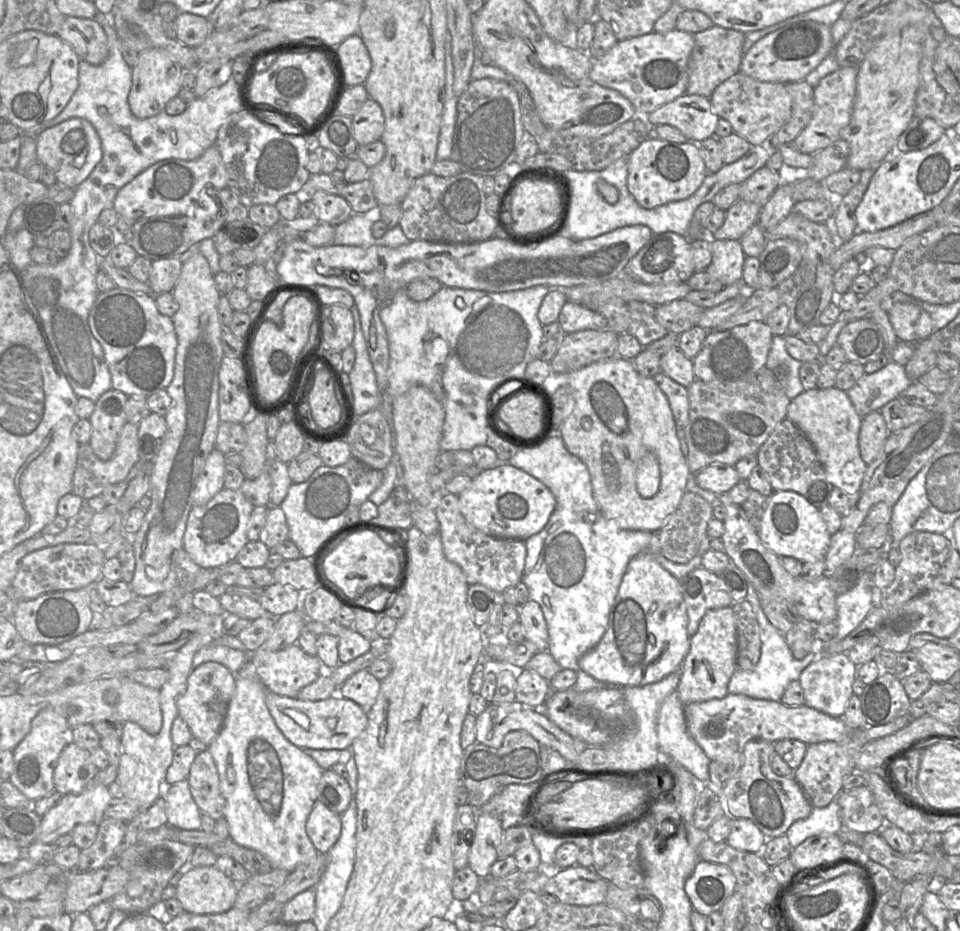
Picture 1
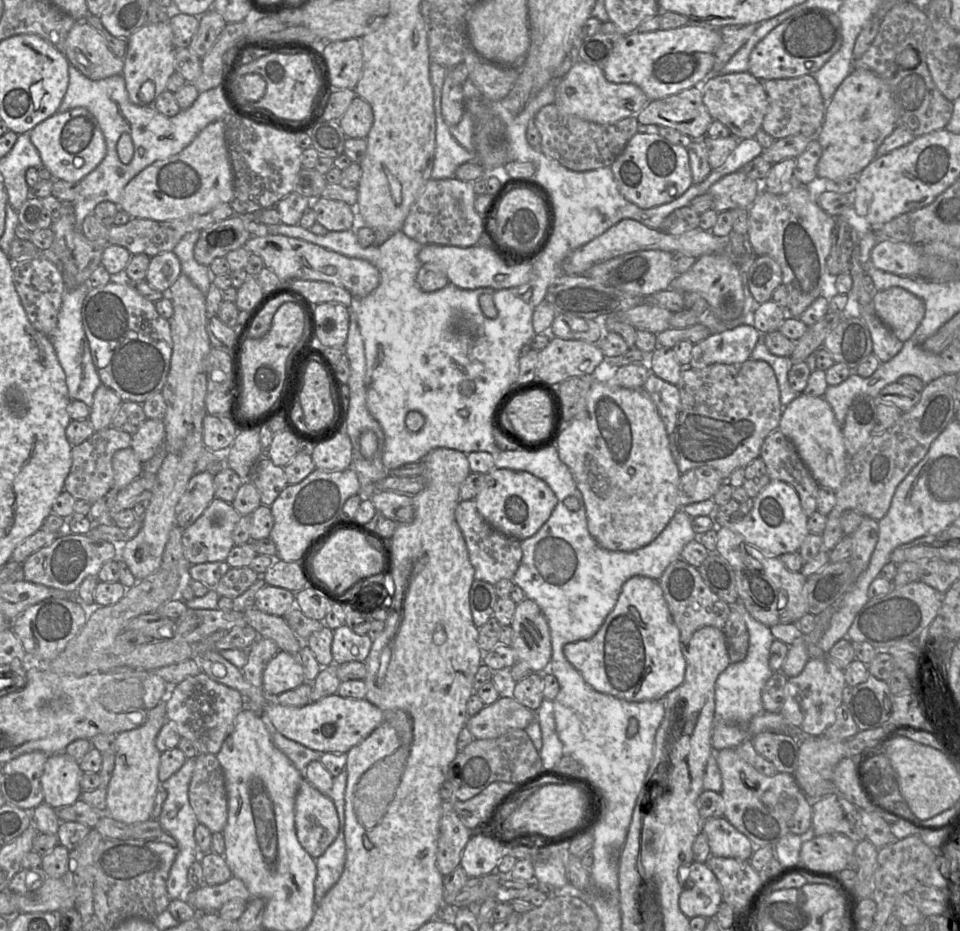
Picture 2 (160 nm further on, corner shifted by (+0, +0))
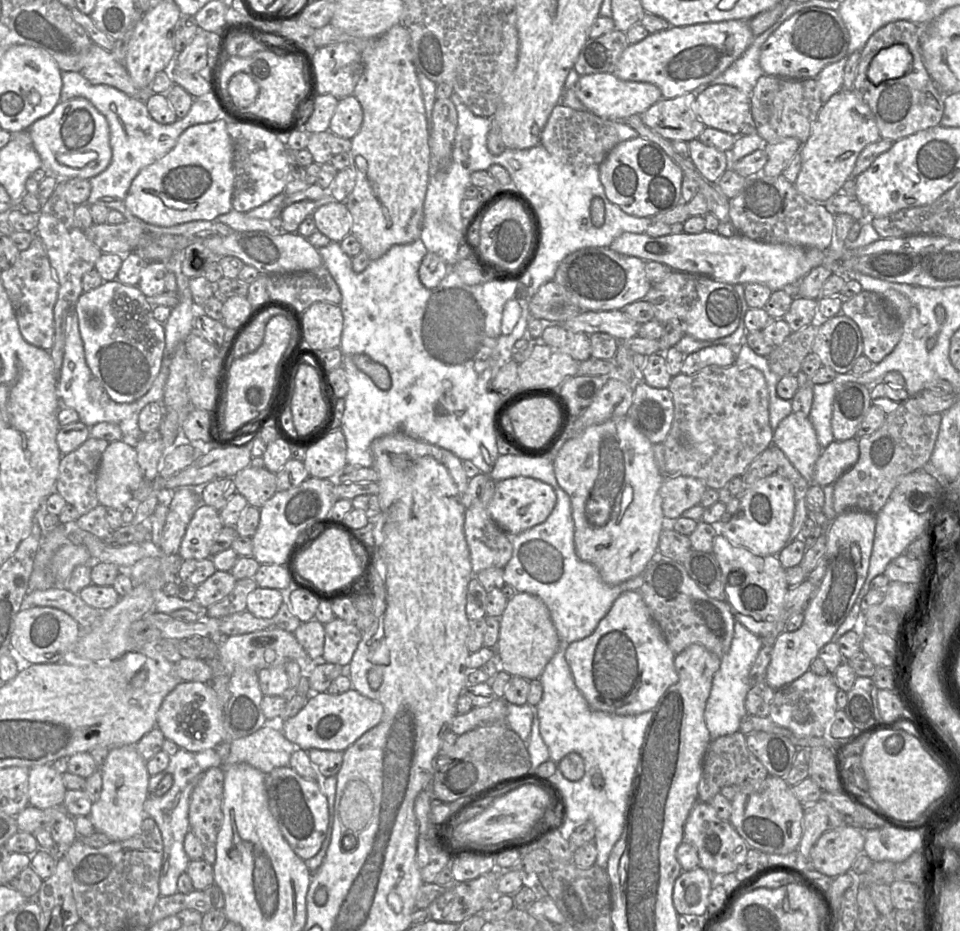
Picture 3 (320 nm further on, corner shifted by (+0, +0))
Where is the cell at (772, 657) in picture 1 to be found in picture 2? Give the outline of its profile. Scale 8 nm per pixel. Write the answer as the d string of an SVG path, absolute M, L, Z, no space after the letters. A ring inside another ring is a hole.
M738 598L735 604L729 604L743 617L749 632L749 647L745 659L730 665L718 676L715 683L715 714L711 744L713 755L709 758L704 777L703 789L721 793L722 777L716 762L716 753L722 749L735 749L742 742L750 739L747 724L753 717L764 711L762 689L773 672L769 666L770 647L775 640L770 628L754 619L743 602Z

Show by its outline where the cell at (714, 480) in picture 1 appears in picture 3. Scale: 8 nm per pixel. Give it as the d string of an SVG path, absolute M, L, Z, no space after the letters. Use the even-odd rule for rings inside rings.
M665 477L660 488L665 519L676 520L686 510L699 505L707 488L702 480L695 477Z

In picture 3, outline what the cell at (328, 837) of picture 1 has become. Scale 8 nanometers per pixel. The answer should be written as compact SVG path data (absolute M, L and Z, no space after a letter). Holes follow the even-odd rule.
M288 765L266 773L265 787L270 812L289 846L303 860L315 856L326 837L329 822L328 800L318 781L302 777Z

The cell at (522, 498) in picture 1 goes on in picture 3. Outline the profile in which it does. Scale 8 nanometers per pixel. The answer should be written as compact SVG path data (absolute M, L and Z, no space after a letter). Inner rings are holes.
M519 476L496 483L488 512L500 528L511 536L516 536L543 523L552 513L556 503L557 496L551 485L531 477Z

